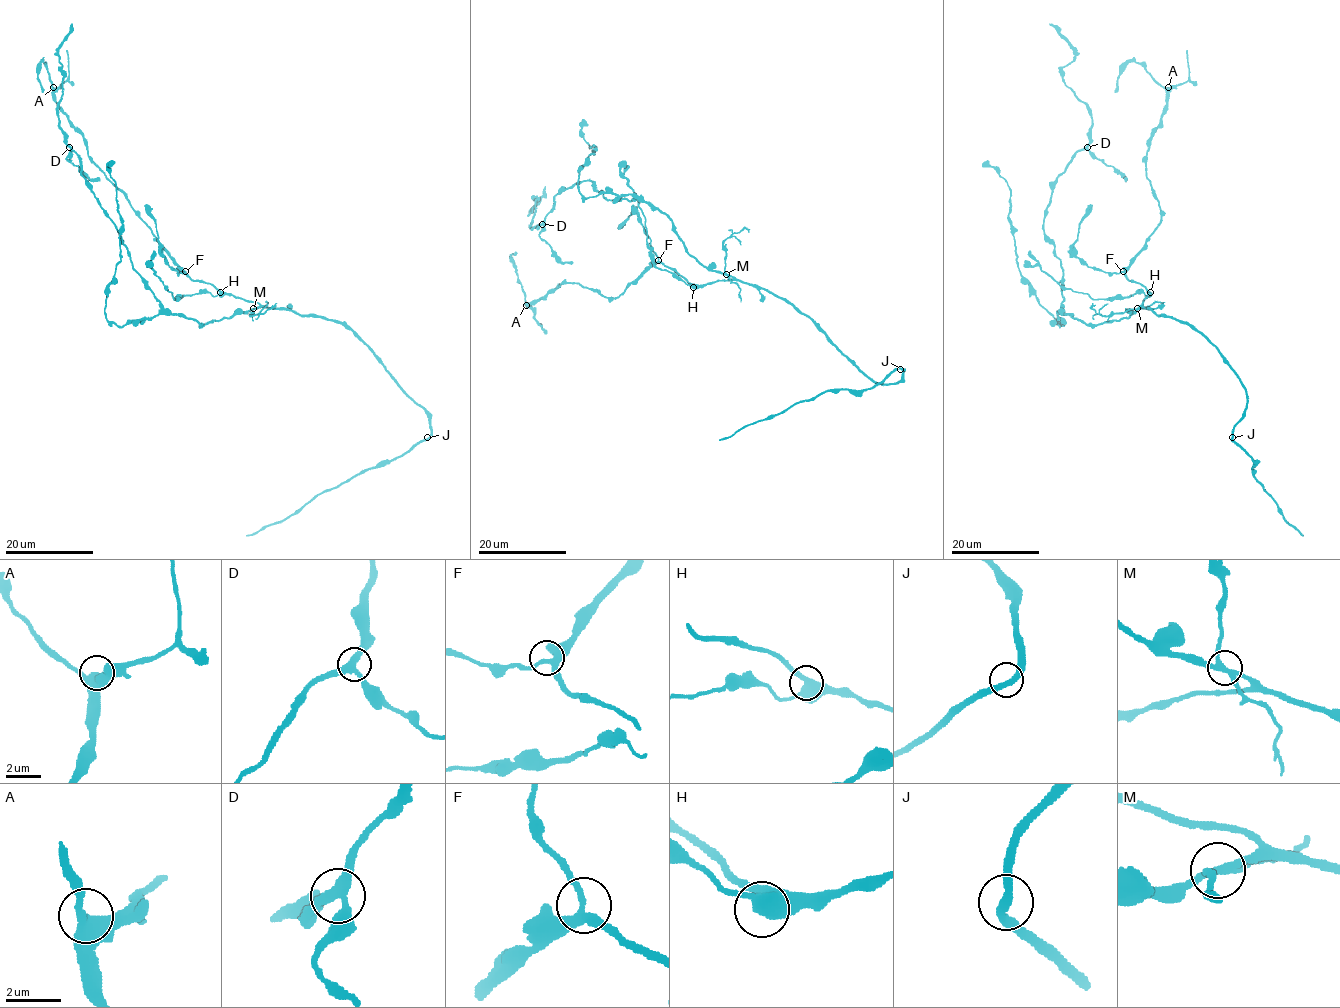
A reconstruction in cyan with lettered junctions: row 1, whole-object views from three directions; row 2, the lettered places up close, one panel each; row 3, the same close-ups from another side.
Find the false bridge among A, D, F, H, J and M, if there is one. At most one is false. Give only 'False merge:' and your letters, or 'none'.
False merge: M

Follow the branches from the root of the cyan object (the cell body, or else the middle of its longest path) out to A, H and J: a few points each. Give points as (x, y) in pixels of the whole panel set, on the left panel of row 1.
A: (256, 308), (257, 303), (222, 294), (185, 273), (127, 197), (90, 158), (86, 139), (57, 104), (53, 87)
H: (256, 308), (259, 305), (257, 303), (220, 292)
J: (256, 308), (287, 308), (344, 324), (424, 410), (431, 428), (427, 437)

